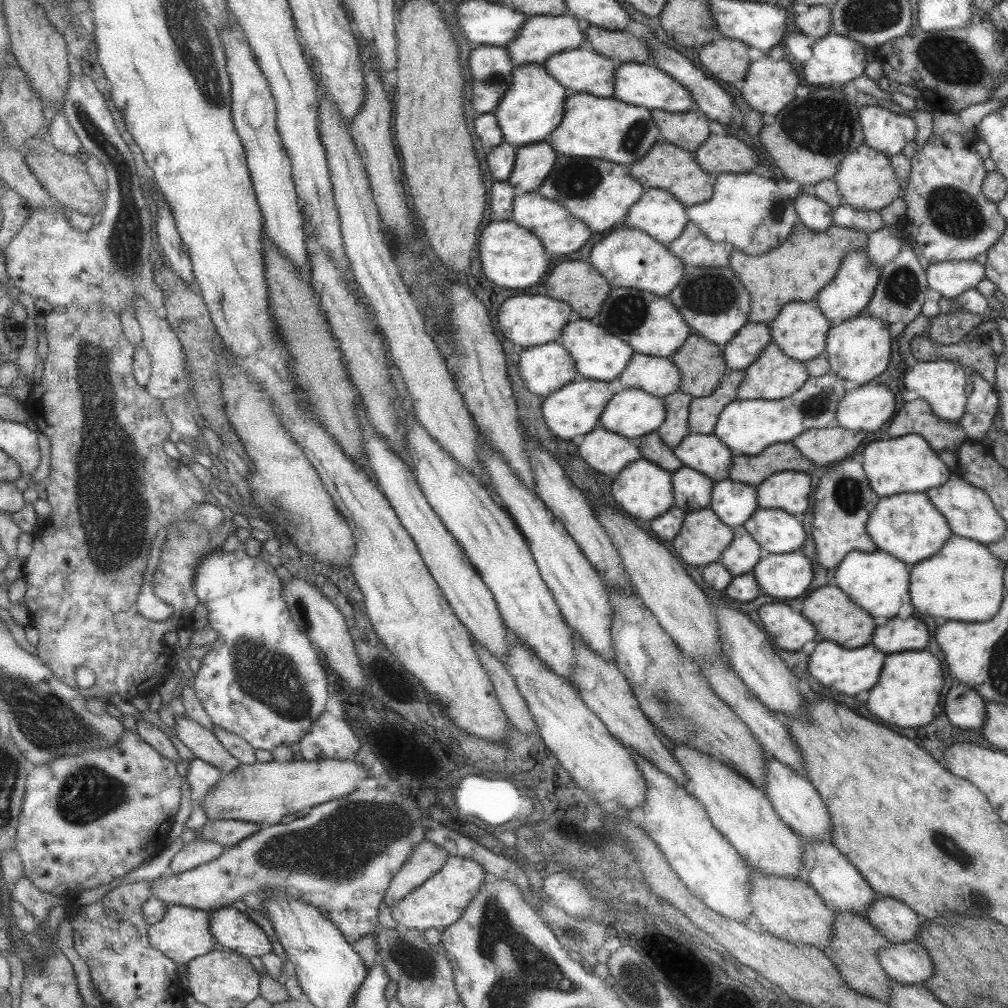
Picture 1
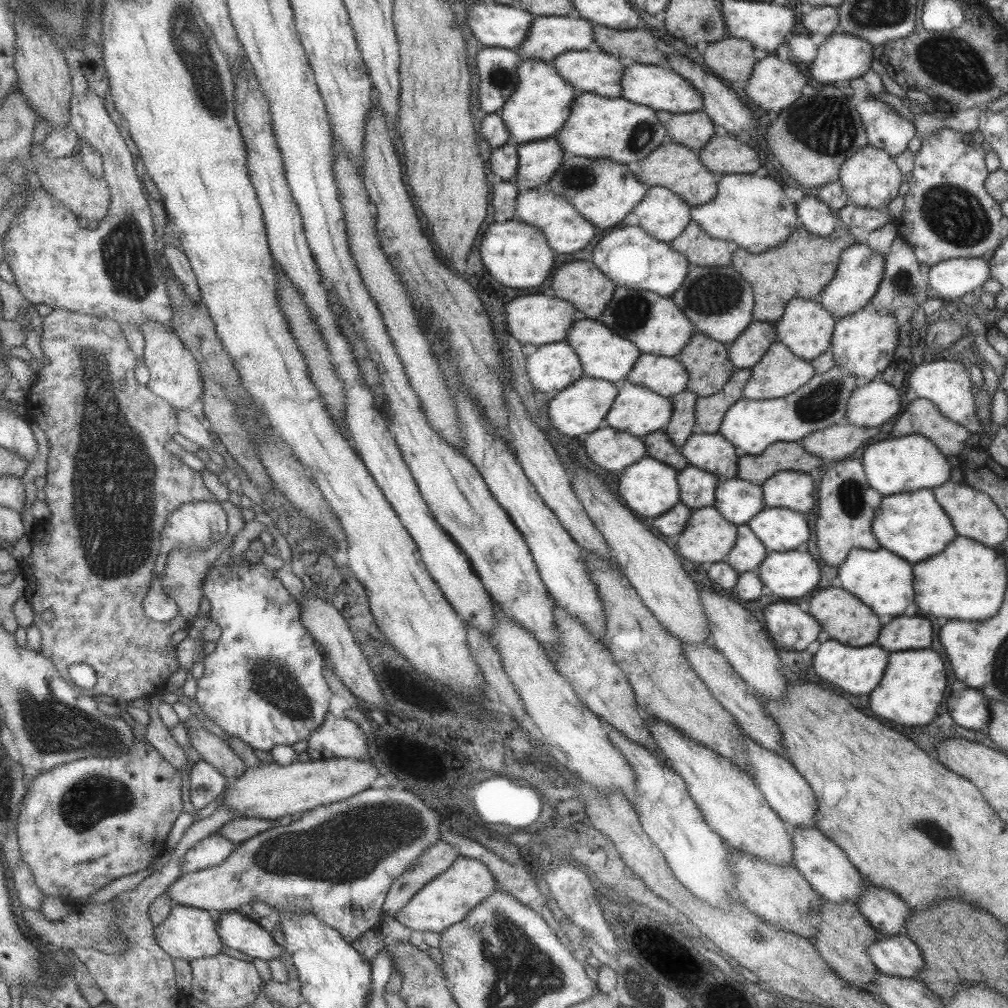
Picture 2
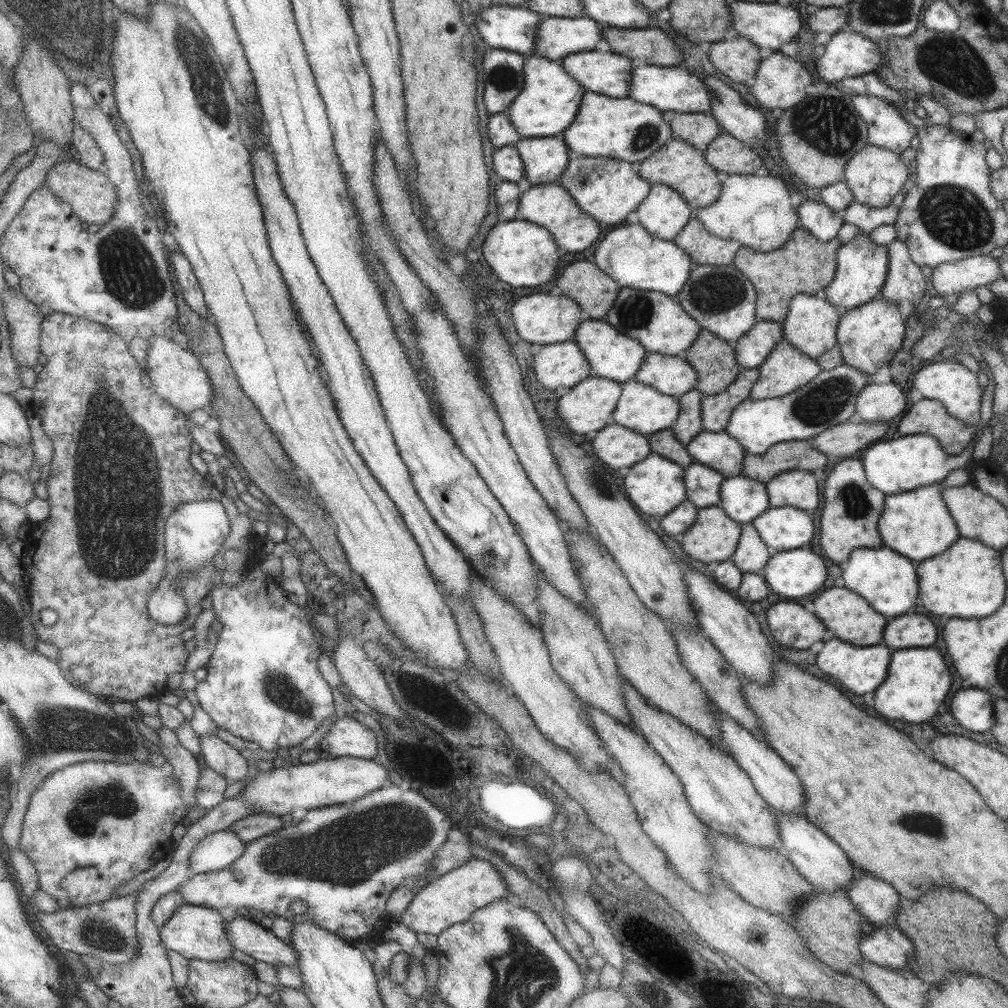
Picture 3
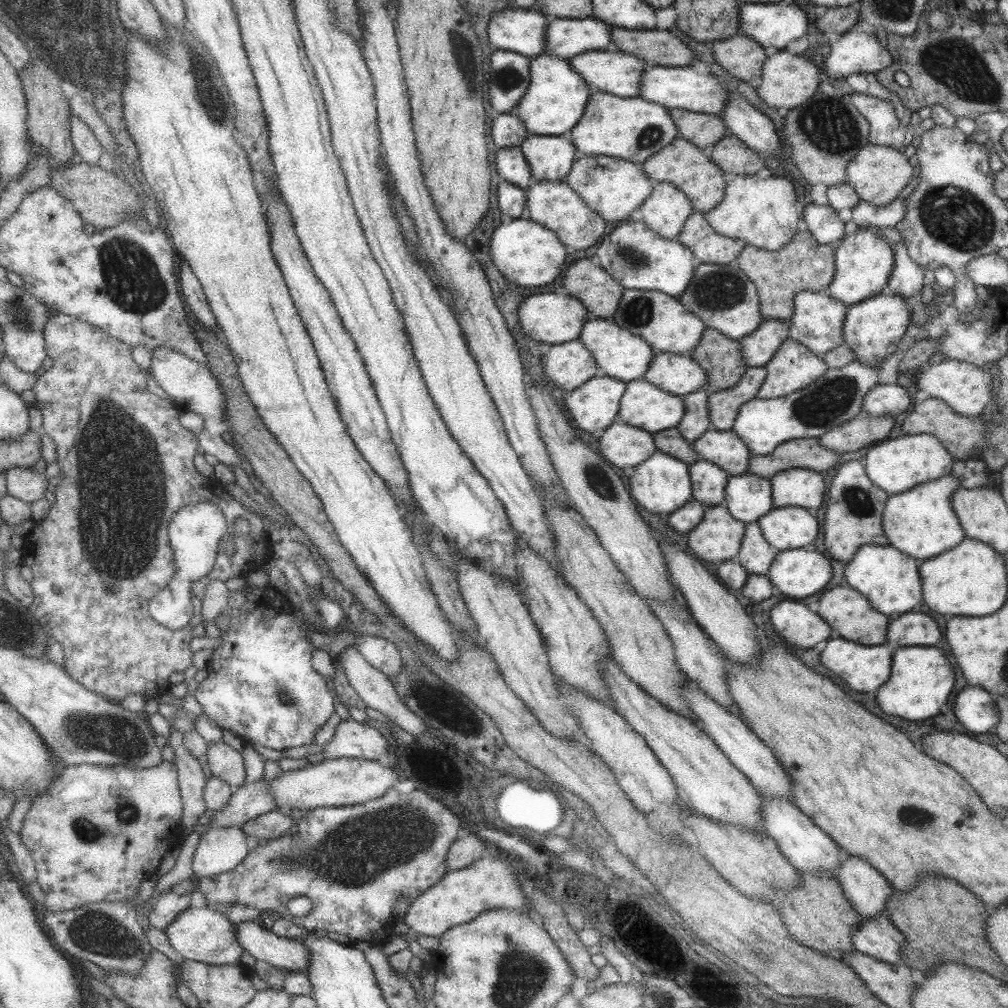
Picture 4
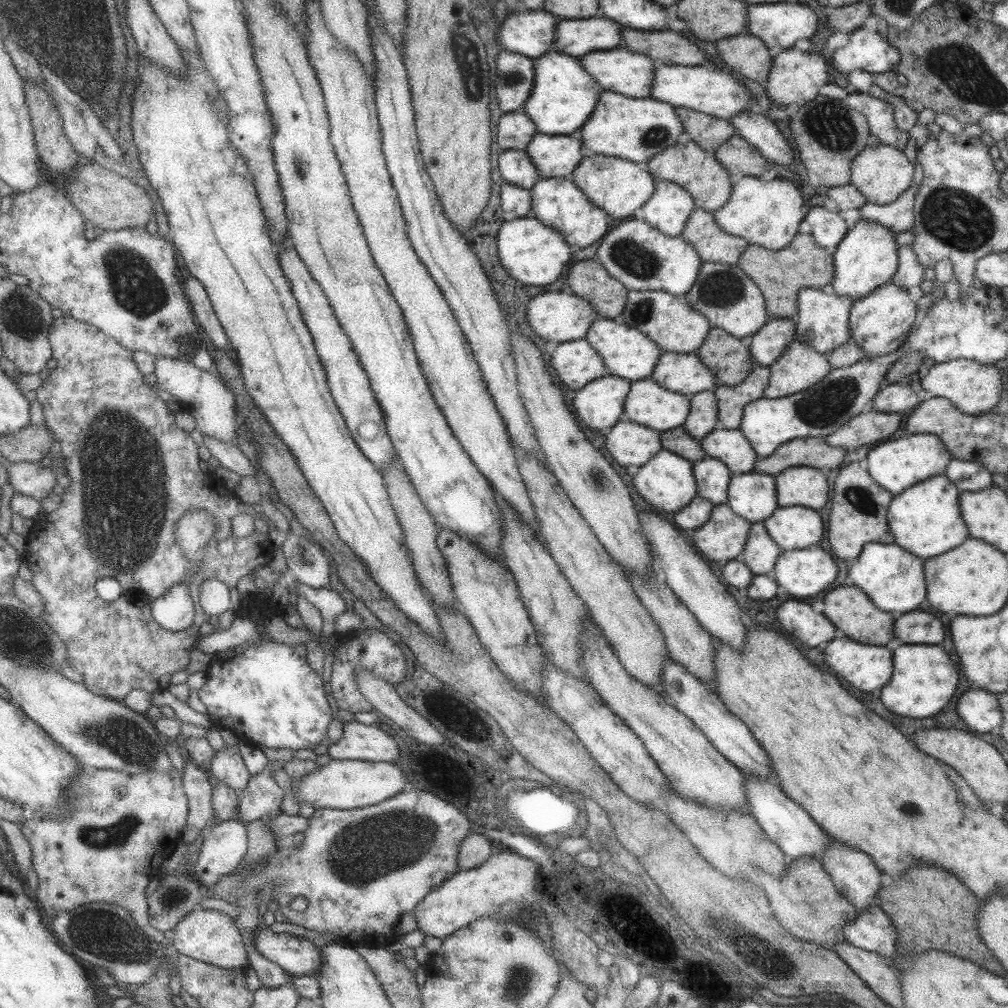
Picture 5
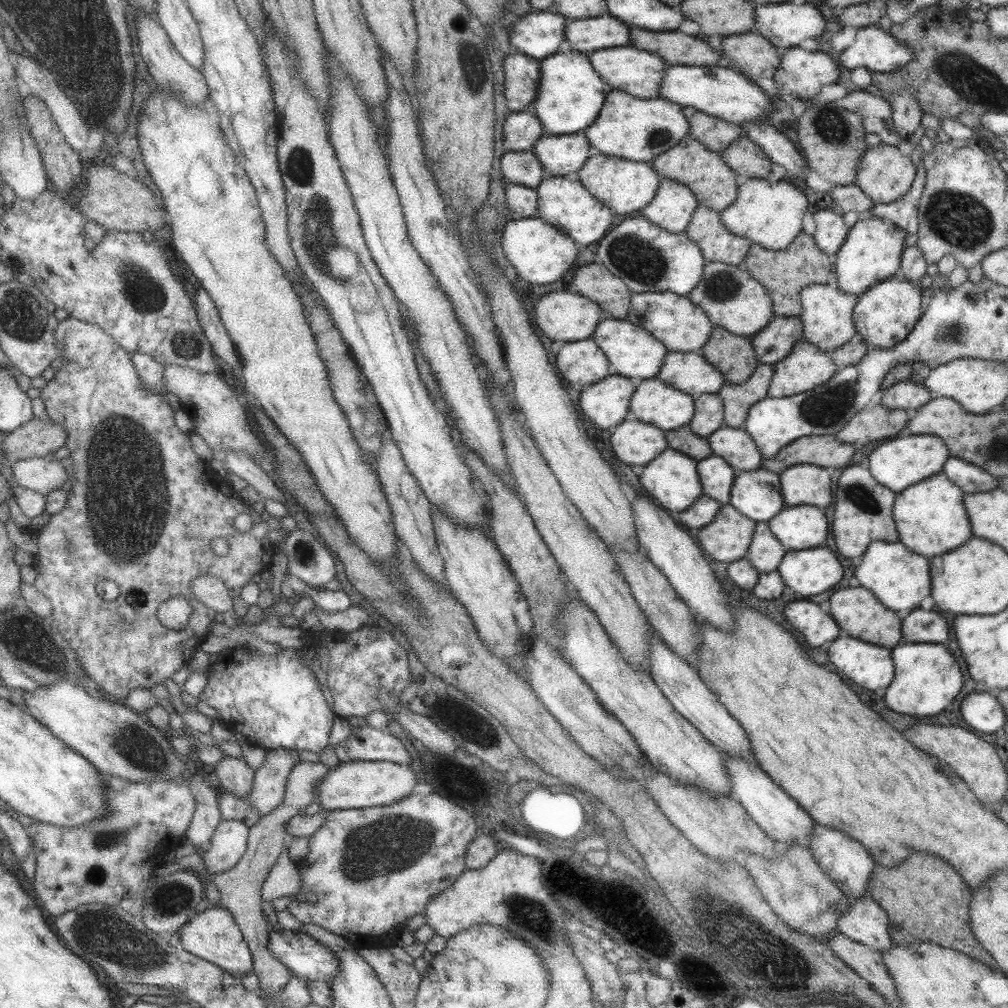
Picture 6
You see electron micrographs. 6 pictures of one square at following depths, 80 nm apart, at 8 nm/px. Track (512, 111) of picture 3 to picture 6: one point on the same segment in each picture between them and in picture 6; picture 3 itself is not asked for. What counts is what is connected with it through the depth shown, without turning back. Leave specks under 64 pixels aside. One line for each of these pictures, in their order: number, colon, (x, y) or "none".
4: (555, 98)
5: (562, 96)
6: (569, 95)

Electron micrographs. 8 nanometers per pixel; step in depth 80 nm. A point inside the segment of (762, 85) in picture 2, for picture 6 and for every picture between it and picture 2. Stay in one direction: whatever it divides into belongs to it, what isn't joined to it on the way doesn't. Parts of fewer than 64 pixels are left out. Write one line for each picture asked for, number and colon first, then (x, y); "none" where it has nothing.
3: (779, 82)
4: (785, 79)
5: (794, 77)
6: (801, 73)

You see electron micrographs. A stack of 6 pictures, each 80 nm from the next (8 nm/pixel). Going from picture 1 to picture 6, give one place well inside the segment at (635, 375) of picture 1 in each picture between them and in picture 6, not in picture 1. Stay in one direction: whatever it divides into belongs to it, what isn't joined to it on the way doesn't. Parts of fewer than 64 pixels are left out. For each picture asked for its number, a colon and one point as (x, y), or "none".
2: (665, 376)
3: (669, 375)
4: (677, 374)
5: (685, 374)
6: (689, 372)

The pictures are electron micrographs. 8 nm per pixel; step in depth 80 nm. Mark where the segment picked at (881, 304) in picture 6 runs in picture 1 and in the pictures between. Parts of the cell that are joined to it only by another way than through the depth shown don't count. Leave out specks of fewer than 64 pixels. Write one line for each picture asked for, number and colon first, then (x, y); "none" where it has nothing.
1: (857, 350)
2: (863, 343)
3: (867, 337)
4: (872, 328)
5: (878, 322)

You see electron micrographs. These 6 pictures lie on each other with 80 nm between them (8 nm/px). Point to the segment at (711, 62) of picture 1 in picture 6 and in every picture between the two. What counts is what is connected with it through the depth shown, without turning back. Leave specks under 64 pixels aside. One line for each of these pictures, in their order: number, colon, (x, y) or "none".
2: (730, 58)
3: (737, 58)
4: (740, 56)
5: (745, 54)
6: (755, 57)

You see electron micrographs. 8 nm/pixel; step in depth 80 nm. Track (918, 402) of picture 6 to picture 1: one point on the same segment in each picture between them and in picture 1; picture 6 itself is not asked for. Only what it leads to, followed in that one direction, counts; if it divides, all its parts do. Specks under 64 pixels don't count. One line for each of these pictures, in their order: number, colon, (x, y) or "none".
1: (867, 407)
2: (869, 406)
3: (875, 402)
4: (883, 400)
5: (895, 397)

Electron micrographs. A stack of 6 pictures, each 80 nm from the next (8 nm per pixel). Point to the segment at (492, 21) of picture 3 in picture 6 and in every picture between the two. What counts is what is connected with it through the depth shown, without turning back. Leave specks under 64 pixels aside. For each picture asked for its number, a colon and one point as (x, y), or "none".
4: (522, 31)
5: (531, 33)
6: (538, 34)

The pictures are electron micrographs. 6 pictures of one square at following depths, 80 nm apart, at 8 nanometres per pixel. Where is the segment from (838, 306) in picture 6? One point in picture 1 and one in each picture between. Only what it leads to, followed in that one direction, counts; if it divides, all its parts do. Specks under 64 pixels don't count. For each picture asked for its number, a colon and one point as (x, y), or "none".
1: (799, 329)
2: (805, 327)
3: (810, 324)
4: (816, 322)
5: (821, 321)

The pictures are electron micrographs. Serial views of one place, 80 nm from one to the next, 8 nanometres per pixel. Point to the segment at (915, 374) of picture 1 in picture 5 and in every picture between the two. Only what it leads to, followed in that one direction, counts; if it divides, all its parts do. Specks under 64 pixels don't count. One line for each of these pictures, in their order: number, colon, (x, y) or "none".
2: (943, 380)
3: (946, 380)
4: (964, 387)
5: (973, 388)

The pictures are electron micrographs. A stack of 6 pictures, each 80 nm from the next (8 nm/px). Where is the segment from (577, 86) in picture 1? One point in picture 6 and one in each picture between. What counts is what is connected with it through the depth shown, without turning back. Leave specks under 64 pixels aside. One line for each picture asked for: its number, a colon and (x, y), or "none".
2: (598, 72)
3: (606, 73)
4: (617, 73)
5: (619, 70)
6: (638, 73)

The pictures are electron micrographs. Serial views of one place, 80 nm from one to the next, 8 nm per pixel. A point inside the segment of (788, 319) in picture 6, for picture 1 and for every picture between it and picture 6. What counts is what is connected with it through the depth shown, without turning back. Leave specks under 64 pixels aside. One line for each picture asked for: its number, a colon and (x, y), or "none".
1: (750, 339)
2: (745, 351)
3: (749, 351)
4: (758, 347)
5: (764, 346)

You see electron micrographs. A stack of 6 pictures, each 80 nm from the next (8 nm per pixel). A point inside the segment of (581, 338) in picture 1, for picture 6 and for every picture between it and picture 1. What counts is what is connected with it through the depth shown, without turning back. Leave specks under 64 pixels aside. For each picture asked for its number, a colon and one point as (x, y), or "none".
2: (603, 355)
3: (610, 354)
4: (619, 354)
5: (628, 354)
6: (632, 352)

